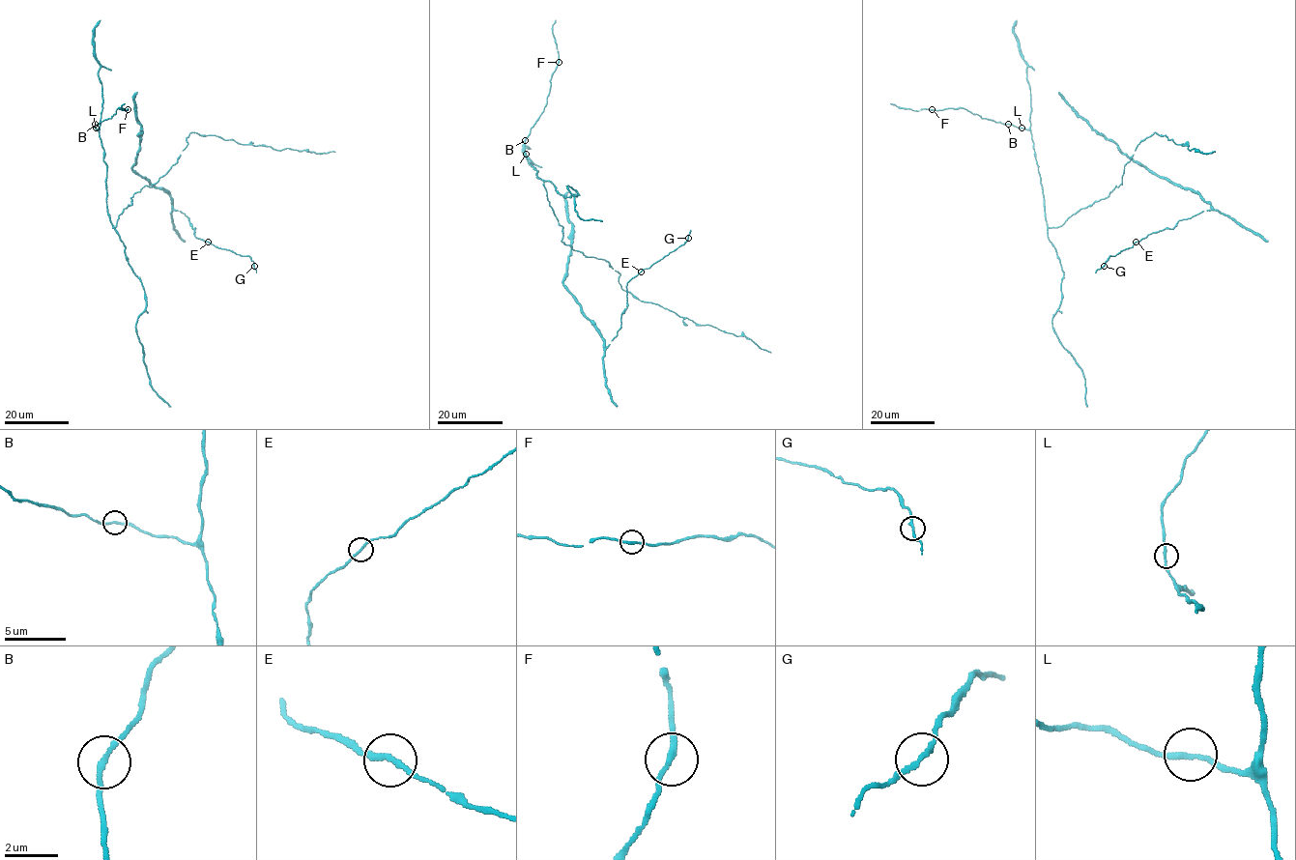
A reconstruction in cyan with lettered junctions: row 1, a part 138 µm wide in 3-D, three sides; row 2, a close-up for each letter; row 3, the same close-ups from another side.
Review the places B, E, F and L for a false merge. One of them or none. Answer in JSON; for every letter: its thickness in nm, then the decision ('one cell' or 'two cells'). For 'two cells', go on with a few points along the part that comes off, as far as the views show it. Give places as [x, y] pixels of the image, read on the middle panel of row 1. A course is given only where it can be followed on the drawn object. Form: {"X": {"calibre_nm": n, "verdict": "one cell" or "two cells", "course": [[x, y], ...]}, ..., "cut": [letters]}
{"B": {"calibre_nm": 190, "verdict": "one cell"}, "E": {"calibre_nm": 200, "verdict": "one cell"}, "F": {"calibre_nm": 200, "verdict": "one cell"}, "L": {"calibre_nm": 200, "verdict": "one cell"}, "cut": []}

